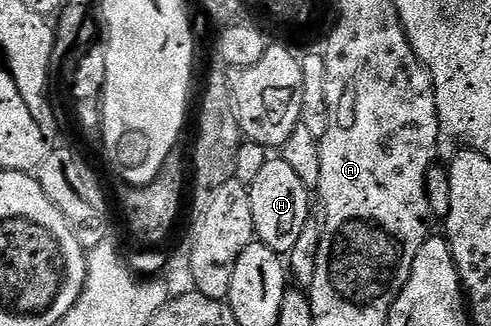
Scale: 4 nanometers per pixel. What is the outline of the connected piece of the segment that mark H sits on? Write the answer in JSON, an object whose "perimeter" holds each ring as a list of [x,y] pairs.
{"perimeter":[[[269,158],[258,178],[248,189],[250,210],[254,212],[255,239],[277,254],[290,254],[297,242],[306,235],[308,224],[308,196],[310,189],[294,174],[283,158]]]}

